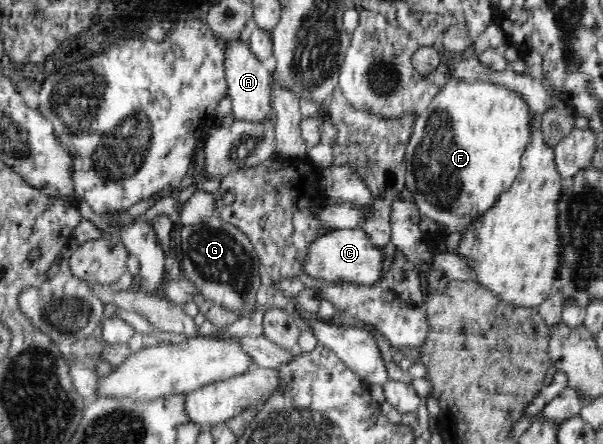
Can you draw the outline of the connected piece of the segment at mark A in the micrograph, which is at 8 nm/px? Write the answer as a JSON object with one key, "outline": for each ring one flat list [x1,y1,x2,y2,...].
{"outline":[[235,39,235,41,225,44,227,44,225,75,235,120,257,124,261,128,274,126,276,113,273,109,272,87,270,86,272,73,265,68,254,53,251,53,248,44,243,43,241,39]]}

